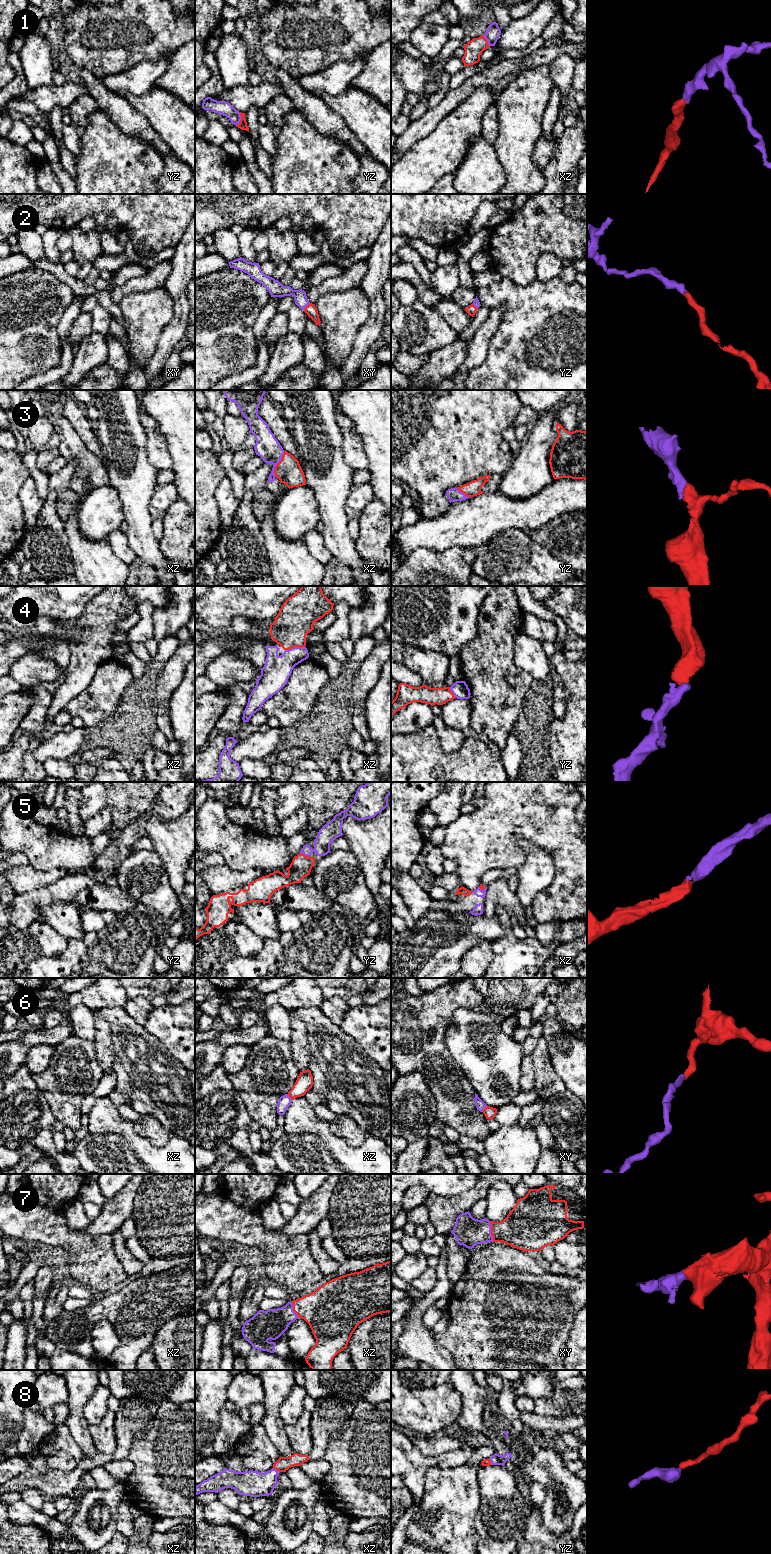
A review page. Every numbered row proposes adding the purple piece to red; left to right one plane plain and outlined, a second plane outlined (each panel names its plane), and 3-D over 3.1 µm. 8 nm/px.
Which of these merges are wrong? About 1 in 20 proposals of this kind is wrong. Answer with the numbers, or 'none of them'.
none of them

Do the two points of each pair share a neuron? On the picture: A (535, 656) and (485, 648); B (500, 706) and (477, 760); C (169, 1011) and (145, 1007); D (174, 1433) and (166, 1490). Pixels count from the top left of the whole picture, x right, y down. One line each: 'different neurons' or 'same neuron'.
A: different neurons
B: different neurons
C: different neurons
D: same neuron

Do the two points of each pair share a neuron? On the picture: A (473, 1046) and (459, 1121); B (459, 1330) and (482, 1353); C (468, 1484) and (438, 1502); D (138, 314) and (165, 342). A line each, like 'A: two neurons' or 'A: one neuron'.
A: two neurons
B: one neuron
C: one neuron
D: two neurons

